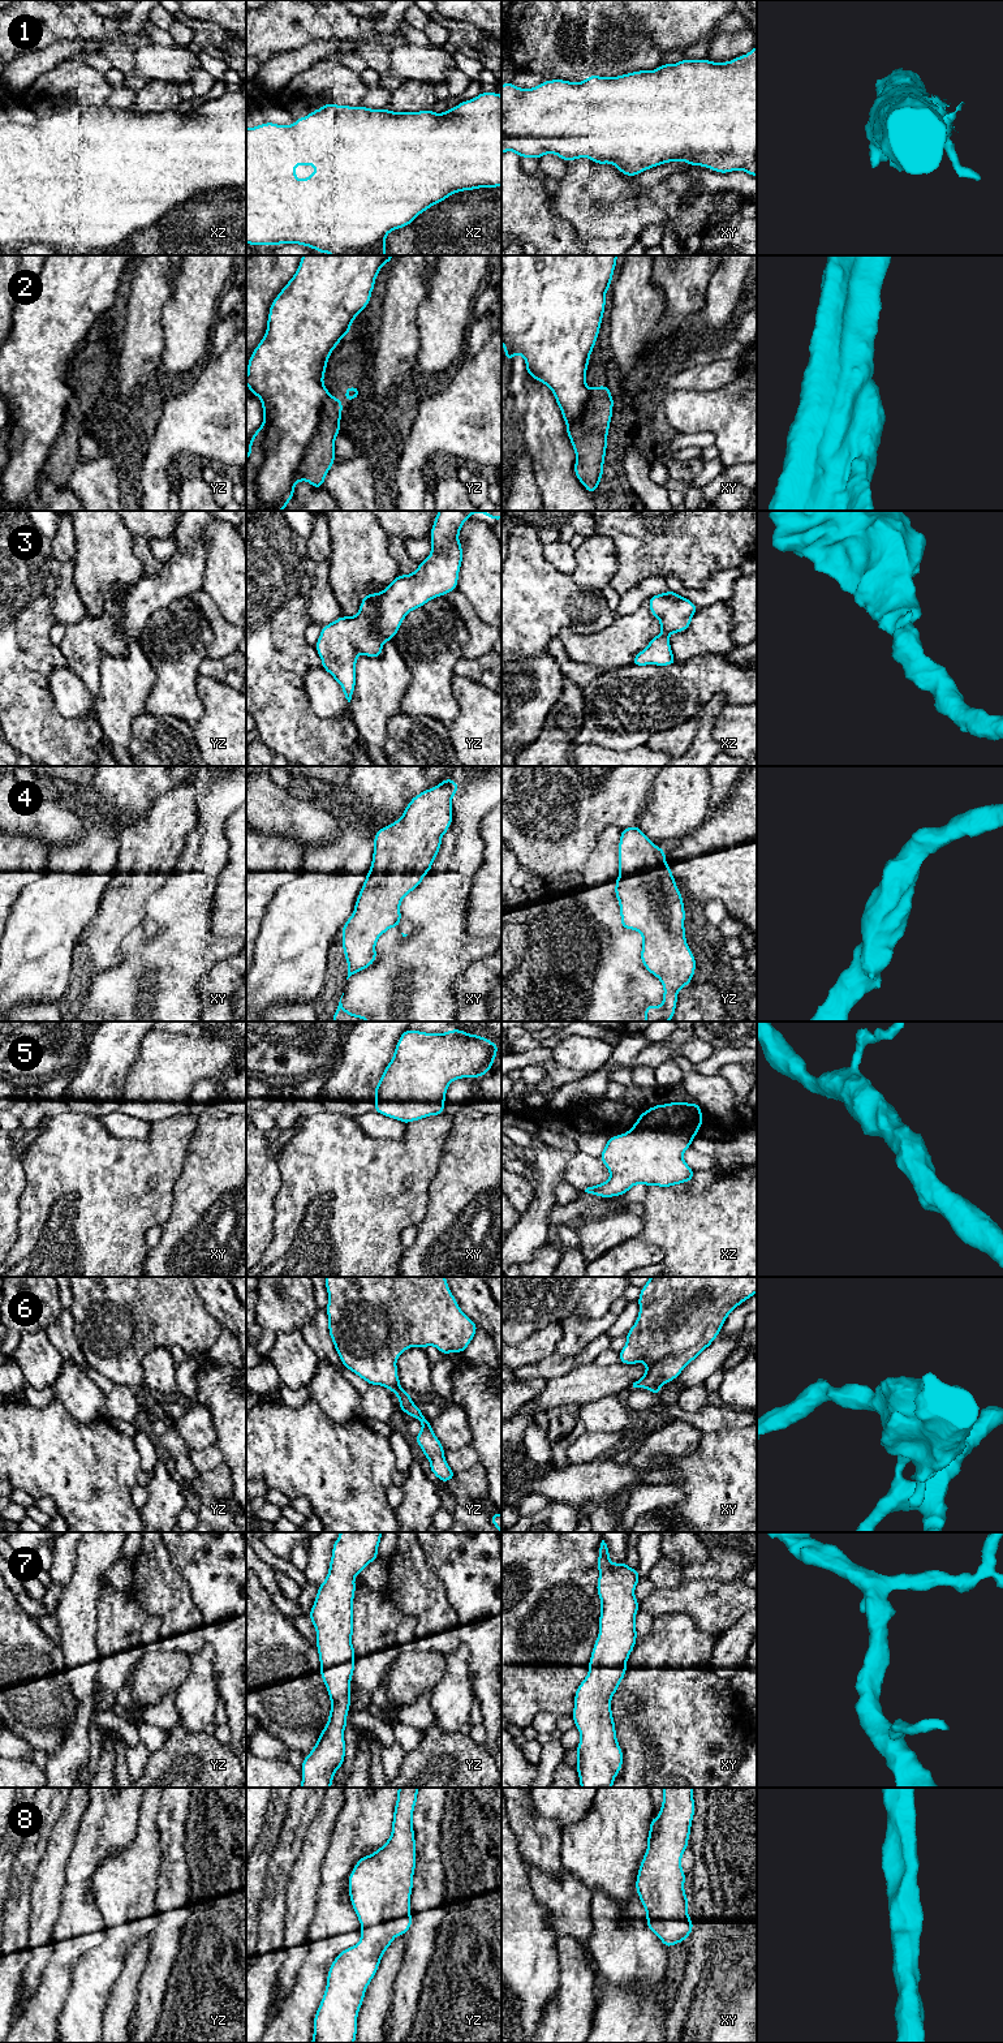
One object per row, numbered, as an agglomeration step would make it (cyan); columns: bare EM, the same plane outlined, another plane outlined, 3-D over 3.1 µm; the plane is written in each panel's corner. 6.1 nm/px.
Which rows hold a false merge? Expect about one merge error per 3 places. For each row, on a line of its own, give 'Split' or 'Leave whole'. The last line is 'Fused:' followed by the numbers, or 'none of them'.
1: Leave whole
2: Split
3: Leave whole
4: Leave whole
5: Leave whole
6: Split
7: Leave whole
8: Leave whole
Fused: 2, 6

